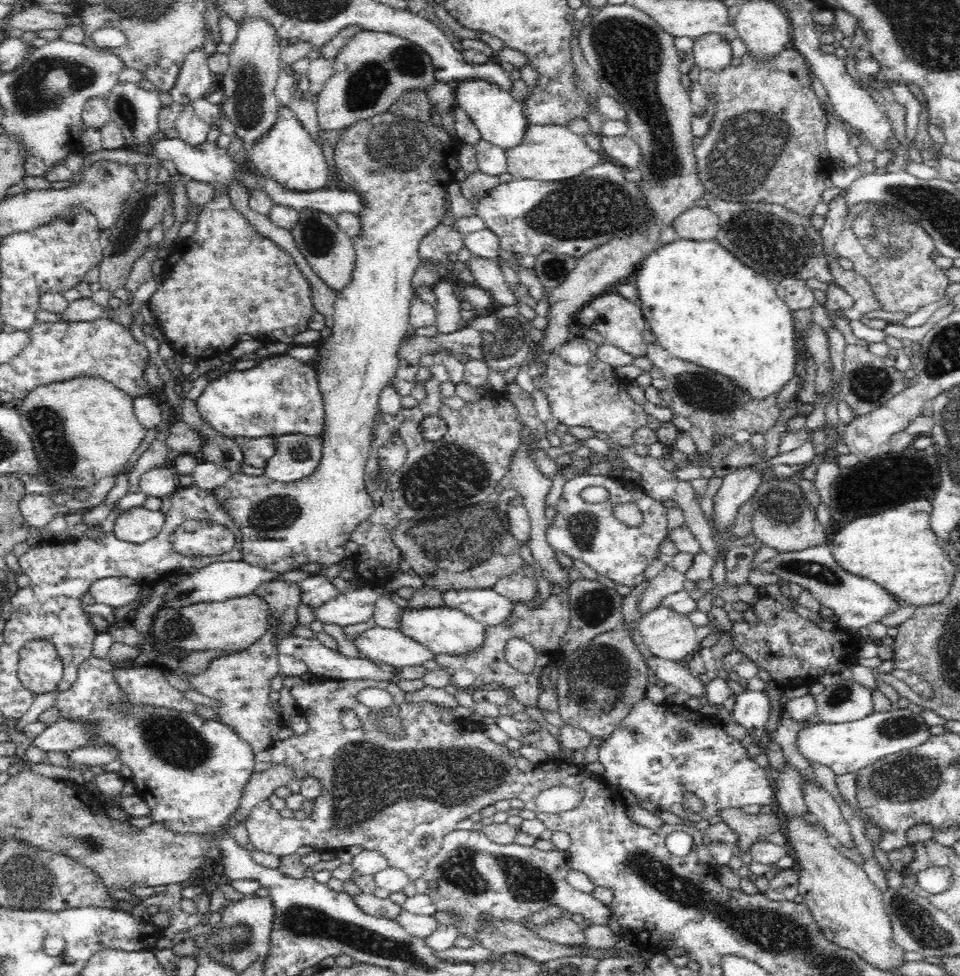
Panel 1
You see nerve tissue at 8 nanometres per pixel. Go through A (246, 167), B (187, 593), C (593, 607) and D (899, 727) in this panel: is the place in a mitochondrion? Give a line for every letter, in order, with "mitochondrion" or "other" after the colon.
A: other
B: mitochondrion
C: mitochondrion
D: mitochondrion

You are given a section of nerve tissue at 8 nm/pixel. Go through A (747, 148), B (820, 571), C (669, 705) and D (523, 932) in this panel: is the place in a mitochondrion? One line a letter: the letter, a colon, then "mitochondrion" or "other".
A: mitochondrion
B: mitochondrion
C: other
D: other

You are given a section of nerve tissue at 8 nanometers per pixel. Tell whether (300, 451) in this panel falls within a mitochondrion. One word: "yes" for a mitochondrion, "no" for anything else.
yes

